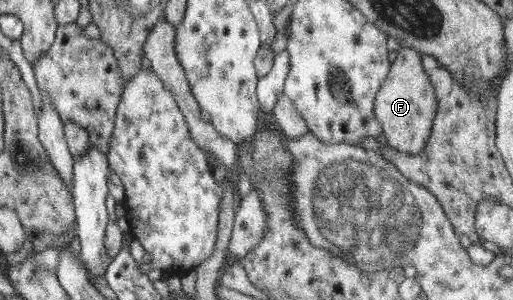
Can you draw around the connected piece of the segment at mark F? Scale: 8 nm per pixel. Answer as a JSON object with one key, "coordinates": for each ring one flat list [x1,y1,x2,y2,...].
{"coordinates":[[401,48,392,61,389,75,377,93,373,113,381,122,387,143,395,150,415,155,421,153,433,127,437,112,435,88,424,70,422,54,413,48]]}

